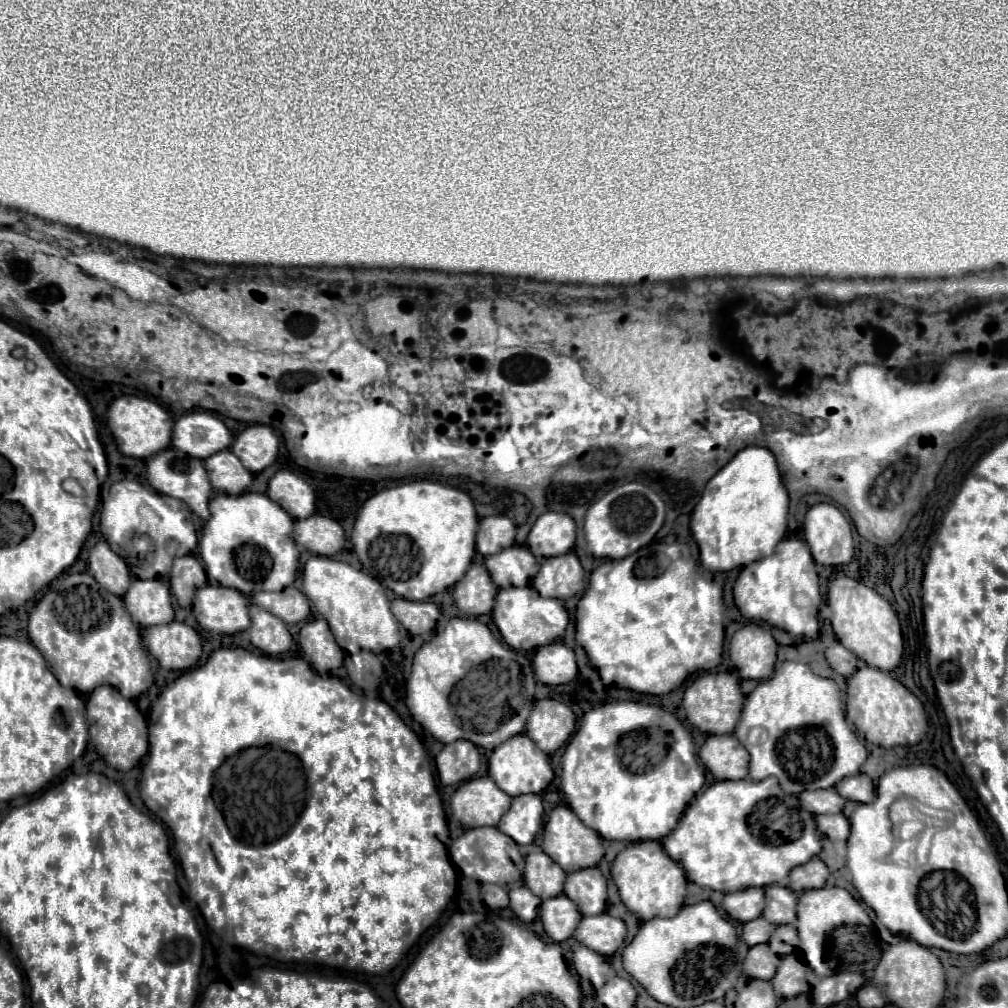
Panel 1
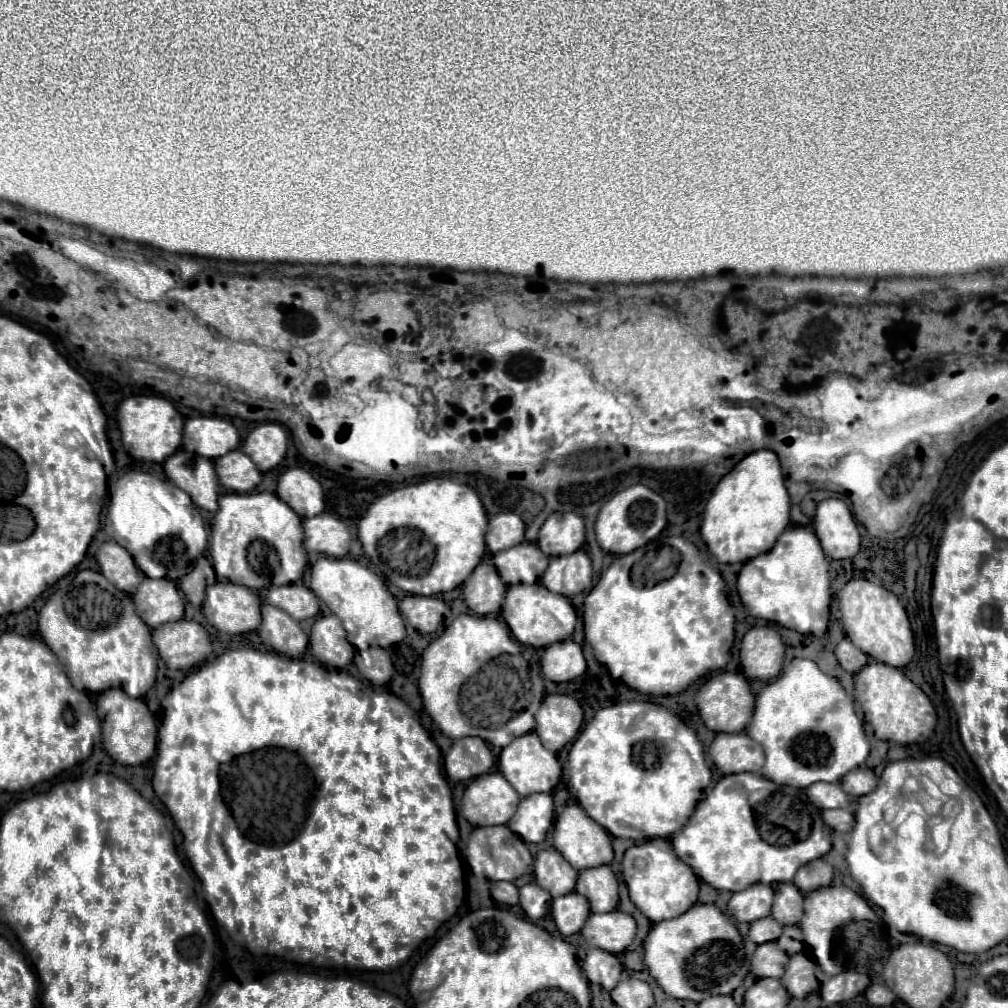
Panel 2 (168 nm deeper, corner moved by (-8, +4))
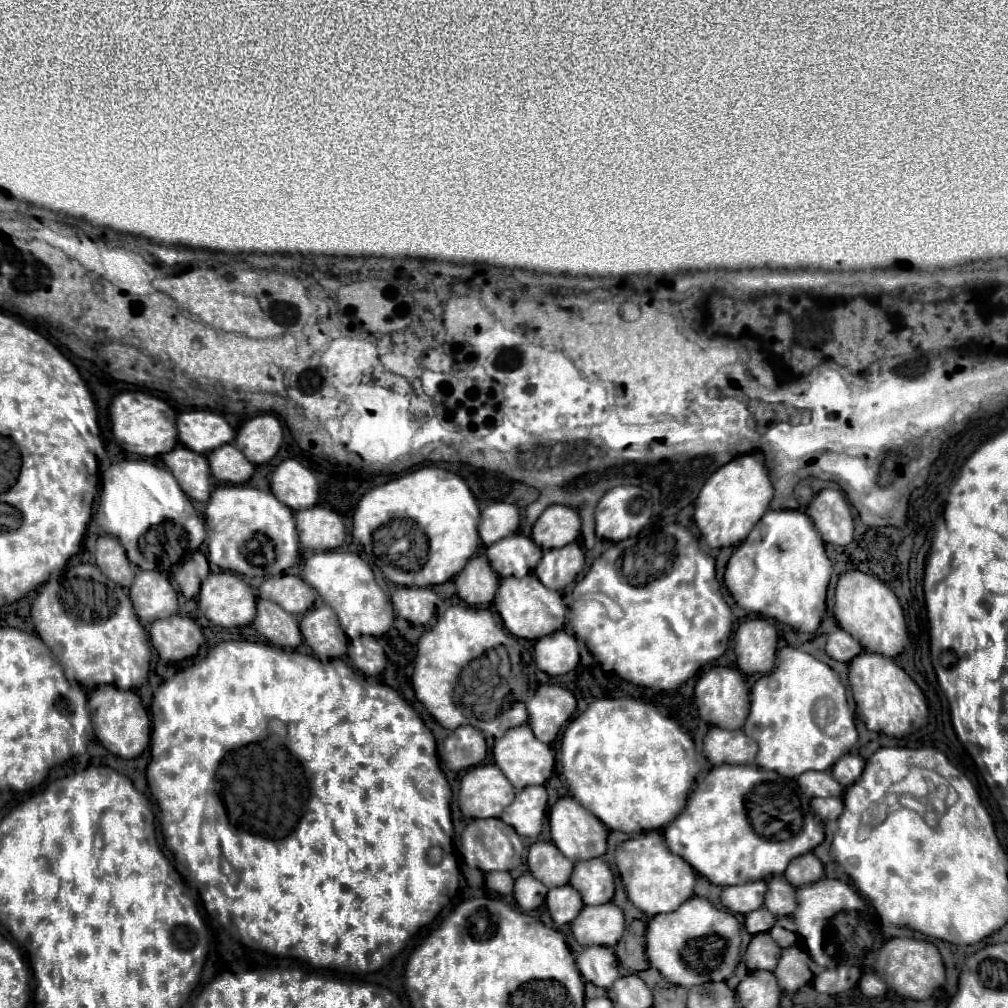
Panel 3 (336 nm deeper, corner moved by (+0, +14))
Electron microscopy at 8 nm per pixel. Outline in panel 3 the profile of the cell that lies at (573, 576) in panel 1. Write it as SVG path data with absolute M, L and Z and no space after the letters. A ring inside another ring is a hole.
M569 543L561 549L549 549L543 553L543 559L539 561L535 575L539 581L553 591L561 591L569 583L575 581L575 577L583 569L583 551L577 543Z

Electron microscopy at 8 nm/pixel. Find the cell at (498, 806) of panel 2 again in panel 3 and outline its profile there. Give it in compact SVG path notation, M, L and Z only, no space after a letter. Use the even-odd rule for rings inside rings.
M477 765L461 779L459 807L465 817L499 817L513 797L513 785L497 765Z

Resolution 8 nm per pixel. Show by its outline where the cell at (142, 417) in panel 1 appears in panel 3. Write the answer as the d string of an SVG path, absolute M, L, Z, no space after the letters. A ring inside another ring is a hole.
M125 391L117 395L111 403L111 425L115 443L127 451L141 457L157 457L169 453L177 445L177 427L175 427L175 411L159 397L153 397L143 391Z

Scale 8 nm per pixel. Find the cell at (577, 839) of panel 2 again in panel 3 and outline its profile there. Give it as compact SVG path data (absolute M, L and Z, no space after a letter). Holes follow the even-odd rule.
M561 797L549 809L549 825L551 825L553 843L571 861L585 861L585 859L601 857L607 851L609 829L597 817L593 817L593 813L589 813L585 807L581 807L573 797Z

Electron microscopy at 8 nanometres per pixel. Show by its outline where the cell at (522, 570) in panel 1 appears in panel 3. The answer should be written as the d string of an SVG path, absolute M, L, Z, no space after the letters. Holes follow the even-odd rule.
M515 533L487 547L487 557L499 577L525 577L537 567L541 547L529 537Z

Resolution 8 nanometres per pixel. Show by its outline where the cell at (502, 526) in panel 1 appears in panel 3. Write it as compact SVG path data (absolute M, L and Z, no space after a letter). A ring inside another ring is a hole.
M493 503L481 513L479 537L489 547L501 537L509 537L519 529L519 511L509 503Z

